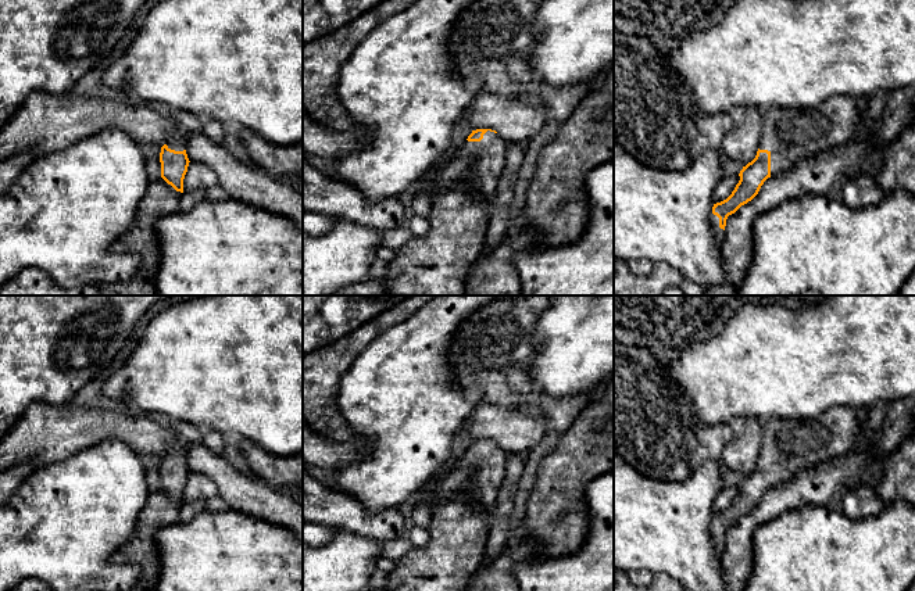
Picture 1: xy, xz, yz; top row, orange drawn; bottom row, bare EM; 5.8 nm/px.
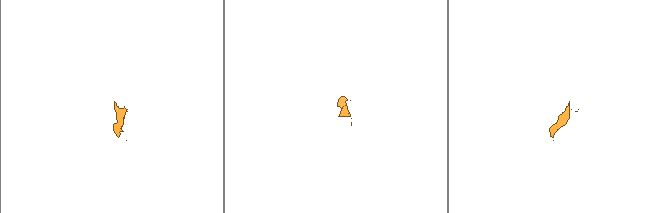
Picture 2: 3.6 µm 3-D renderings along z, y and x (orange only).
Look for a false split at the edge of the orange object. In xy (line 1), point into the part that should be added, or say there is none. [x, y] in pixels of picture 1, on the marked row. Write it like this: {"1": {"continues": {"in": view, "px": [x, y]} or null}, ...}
{"1": {"continues": {"in": "xy", "px": [186, 124]}}}

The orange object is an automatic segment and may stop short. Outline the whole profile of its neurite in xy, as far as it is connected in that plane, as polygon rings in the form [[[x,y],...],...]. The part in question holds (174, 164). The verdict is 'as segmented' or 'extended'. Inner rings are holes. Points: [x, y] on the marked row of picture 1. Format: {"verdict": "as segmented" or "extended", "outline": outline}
{"verdict": "extended", "outline": [[[174,111],[171,121],[175,126],[160,153],[161,178],[176,191],[183,193],[183,179],[190,162],[186,154],[186,140],[203,132],[204,119],[189,111]]]}

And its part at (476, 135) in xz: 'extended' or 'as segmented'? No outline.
extended

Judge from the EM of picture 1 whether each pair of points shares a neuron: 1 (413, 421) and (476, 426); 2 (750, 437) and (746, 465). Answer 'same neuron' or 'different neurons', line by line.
1: different neurons
2: same neuron

